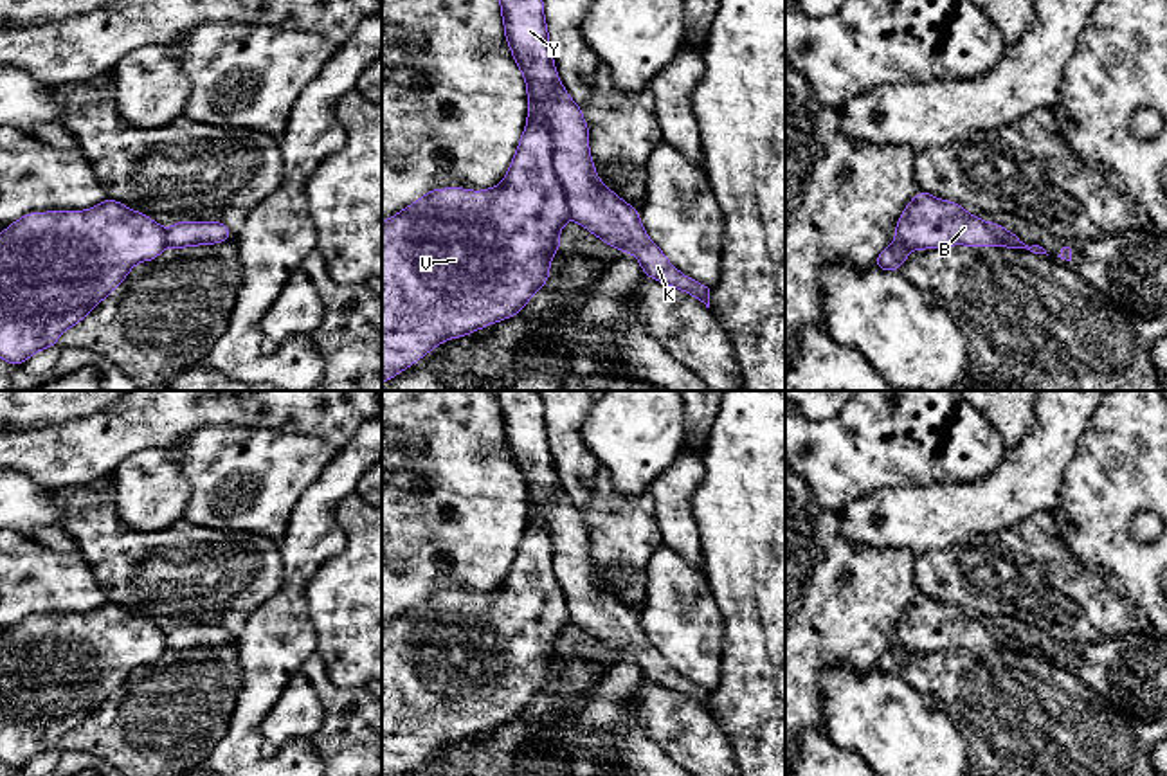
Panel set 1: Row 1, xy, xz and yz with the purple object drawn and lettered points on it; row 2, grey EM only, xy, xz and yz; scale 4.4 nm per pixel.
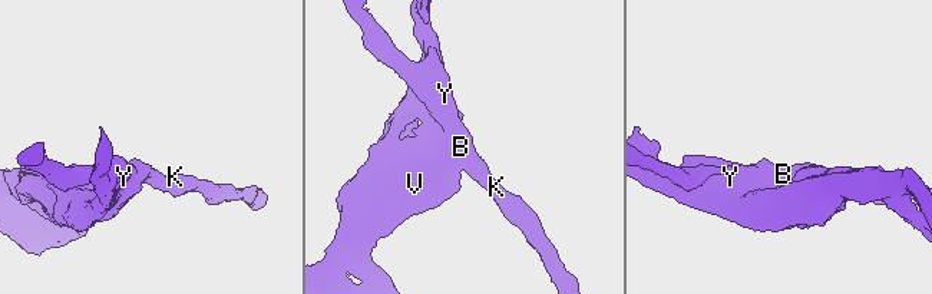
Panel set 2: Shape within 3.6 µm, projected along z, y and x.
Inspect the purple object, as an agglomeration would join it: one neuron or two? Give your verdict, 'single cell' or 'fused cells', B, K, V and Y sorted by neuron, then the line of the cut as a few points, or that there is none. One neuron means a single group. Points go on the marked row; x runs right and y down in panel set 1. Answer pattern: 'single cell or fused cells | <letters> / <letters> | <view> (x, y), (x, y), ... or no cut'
fused cells | B K / V Y | xz (557, 81), (544, 96), (542, 125), (571, 216)

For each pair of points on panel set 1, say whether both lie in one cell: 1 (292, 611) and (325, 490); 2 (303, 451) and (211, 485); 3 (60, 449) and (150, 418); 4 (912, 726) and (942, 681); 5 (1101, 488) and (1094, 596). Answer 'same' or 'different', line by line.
1: same
2: same
3: same
4: different
5: different

